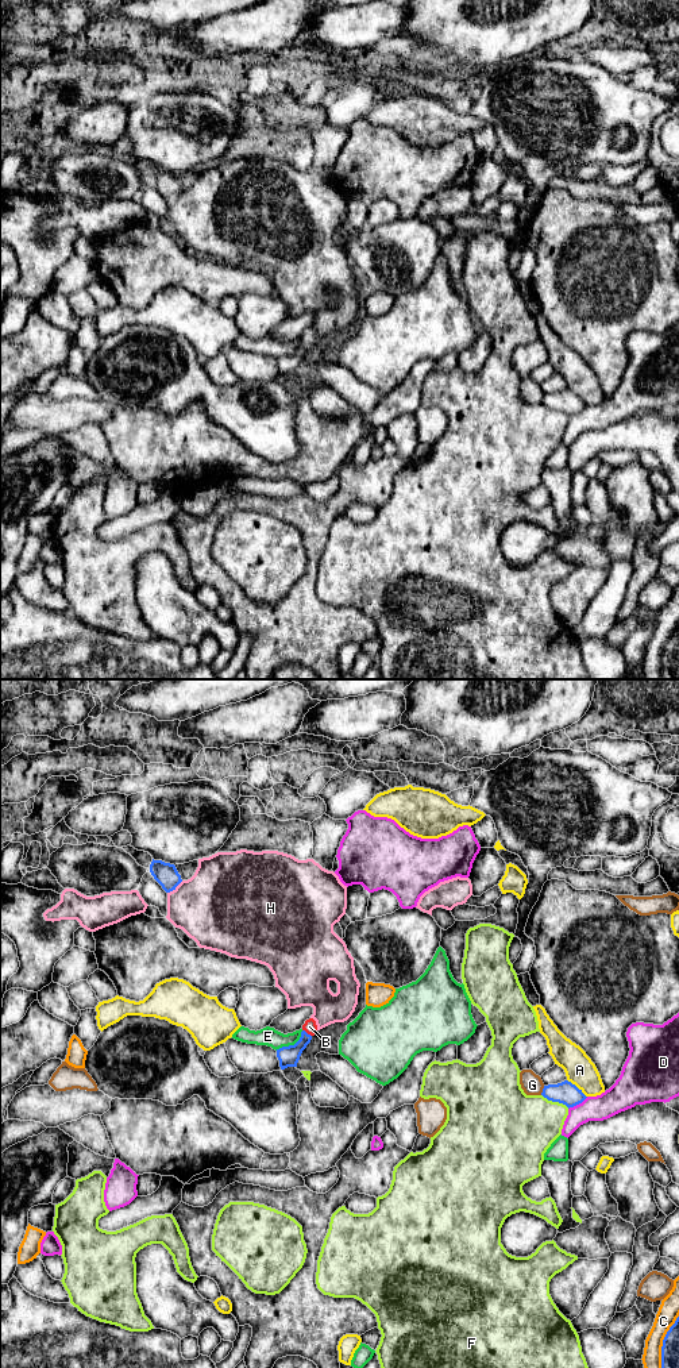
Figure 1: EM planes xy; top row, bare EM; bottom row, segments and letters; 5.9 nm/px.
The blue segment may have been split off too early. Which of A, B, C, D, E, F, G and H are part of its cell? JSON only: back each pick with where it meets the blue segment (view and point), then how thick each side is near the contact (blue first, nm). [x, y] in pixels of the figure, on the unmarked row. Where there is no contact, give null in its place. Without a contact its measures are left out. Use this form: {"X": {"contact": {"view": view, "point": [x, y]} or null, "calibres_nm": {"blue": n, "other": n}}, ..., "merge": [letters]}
{"B": {"contact": {"view": "xy", "point": [305, 340]}, "calibres_nm": {"blue": 120, "other": 80}}, "merge": ["B"]}

